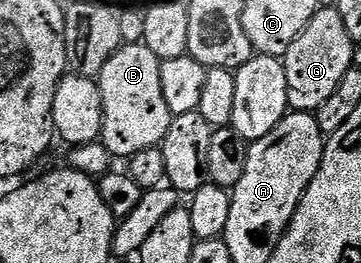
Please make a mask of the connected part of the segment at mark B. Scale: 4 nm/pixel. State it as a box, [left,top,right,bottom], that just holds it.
[96,42,172,158]

